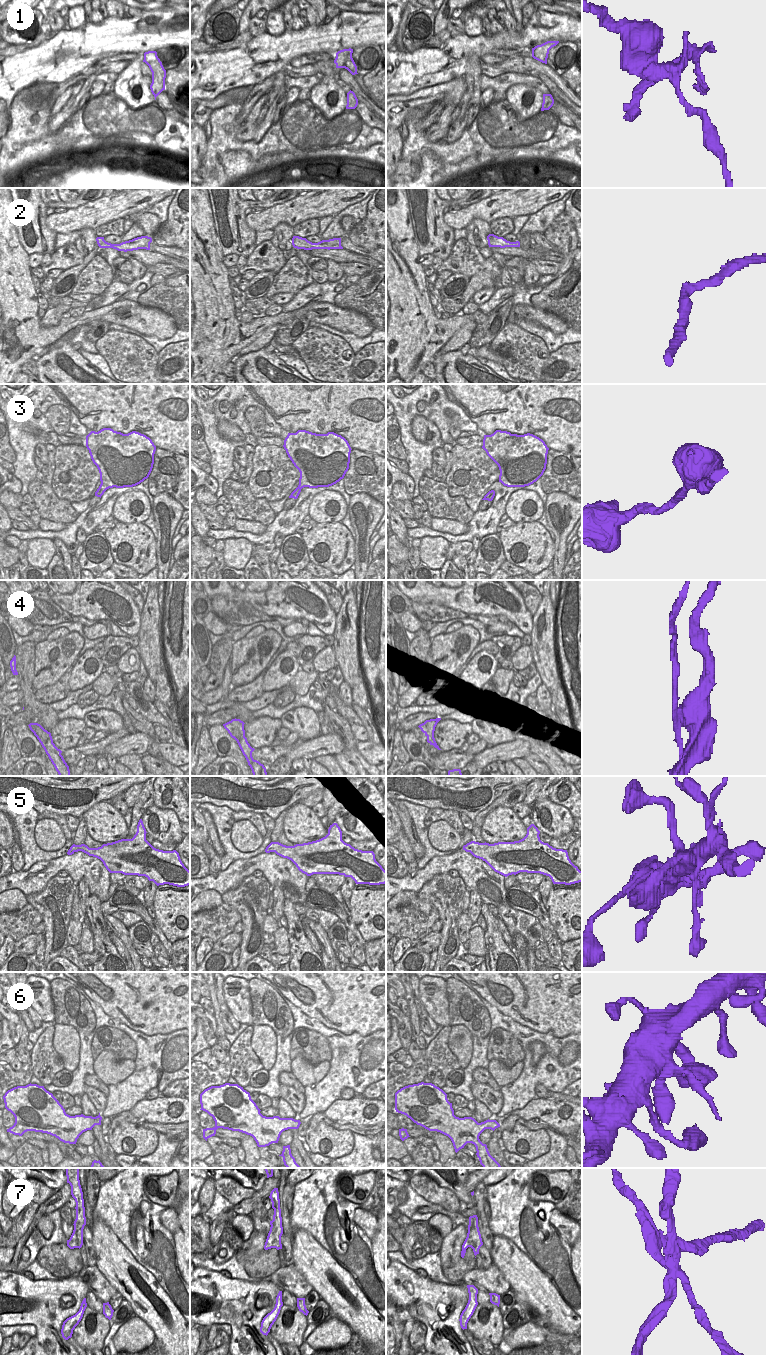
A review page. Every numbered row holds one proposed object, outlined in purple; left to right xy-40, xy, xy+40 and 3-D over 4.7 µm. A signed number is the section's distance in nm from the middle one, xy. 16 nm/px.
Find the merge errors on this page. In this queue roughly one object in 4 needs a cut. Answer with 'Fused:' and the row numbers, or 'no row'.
Fused: 1, 4, 7

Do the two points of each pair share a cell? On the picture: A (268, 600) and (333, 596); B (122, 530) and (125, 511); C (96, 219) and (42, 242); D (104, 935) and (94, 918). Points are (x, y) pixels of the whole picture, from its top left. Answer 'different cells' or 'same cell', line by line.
A: different cells
B: different cells
C: different cells
D: same cell

